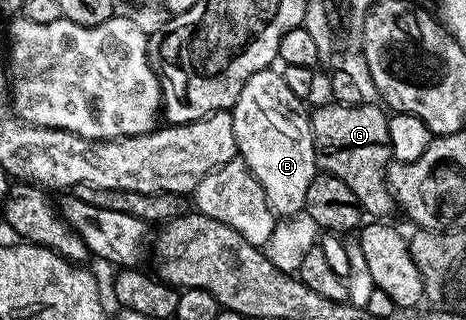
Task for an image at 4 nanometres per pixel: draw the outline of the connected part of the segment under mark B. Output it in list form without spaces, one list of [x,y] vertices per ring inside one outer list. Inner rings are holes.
[[[267,69],[252,73],[252,77],[244,81],[244,89],[240,89],[240,97],[232,108],[238,155],[248,165],[256,181],[260,181],[260,189],[264,189],[264,197],[278,217],[293,216],[305,208],[308,185],[312,185],[316,174],[314,131],[310,128],[307,112],[302,112],[302,107],[303,100],[295,97],[292,89],[288,89],[288,81],[284,81],[281,70]]]

